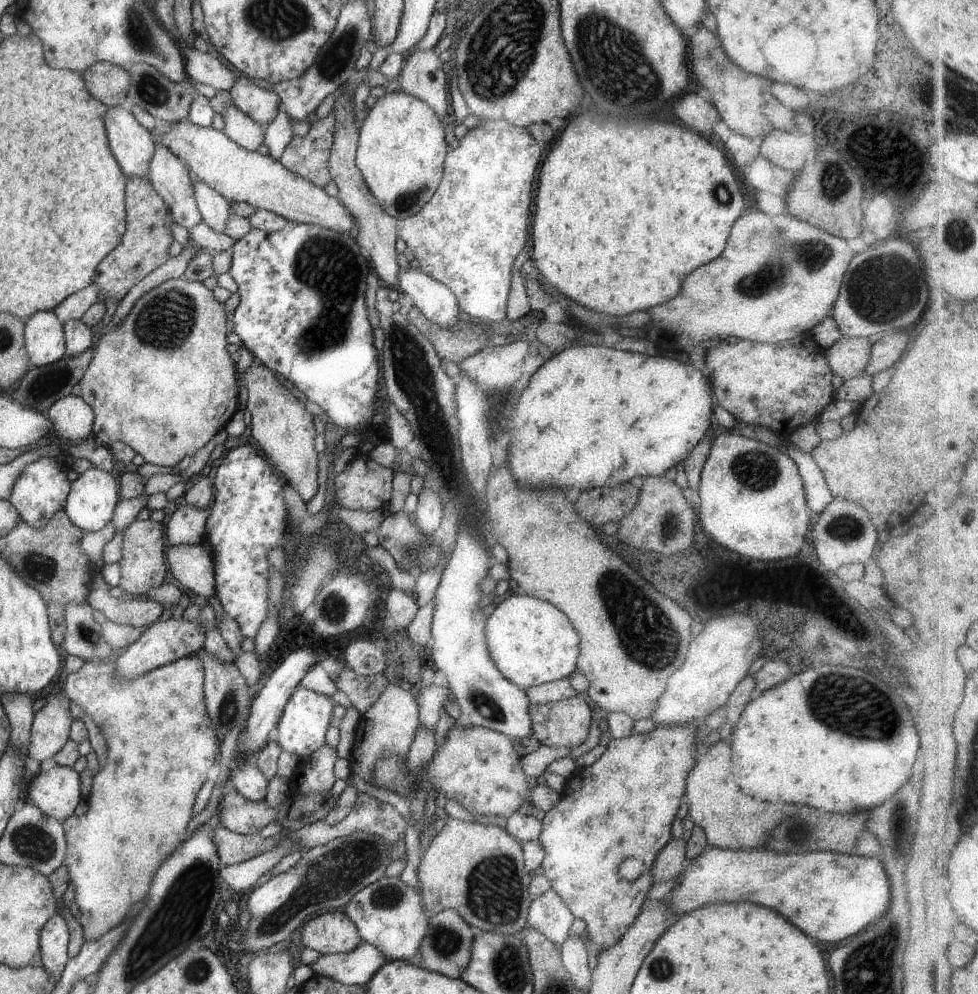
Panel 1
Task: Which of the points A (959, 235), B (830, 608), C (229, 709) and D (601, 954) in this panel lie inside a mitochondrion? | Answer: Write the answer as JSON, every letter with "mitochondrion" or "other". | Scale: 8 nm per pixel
{"A":"mitochondrion","B":"other","C":"mitochondrion","D":"other"}

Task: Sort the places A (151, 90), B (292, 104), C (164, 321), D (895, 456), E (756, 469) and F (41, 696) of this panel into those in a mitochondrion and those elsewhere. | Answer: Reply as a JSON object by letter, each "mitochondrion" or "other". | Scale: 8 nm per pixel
{"A":"mitochondrion","B":"other","C":"mitochondrion","D":"other","E":"mitochondrion","F":"other"}

